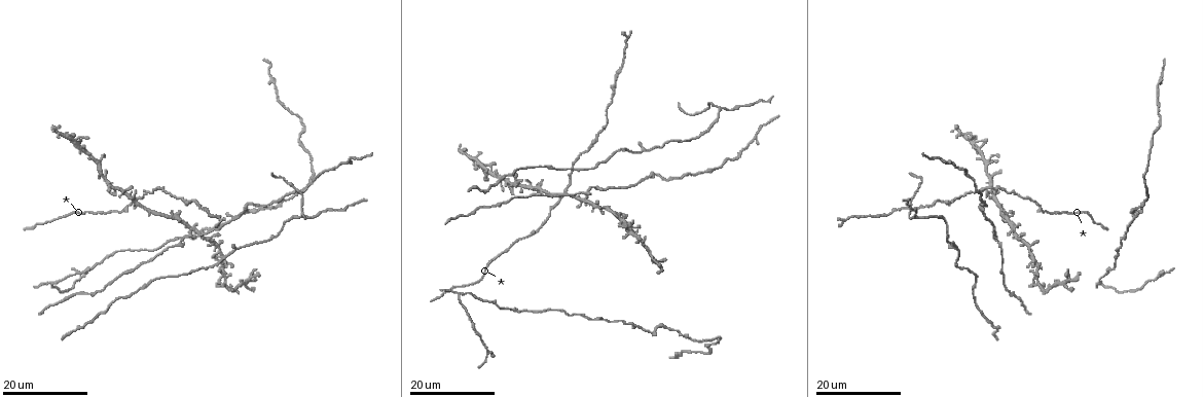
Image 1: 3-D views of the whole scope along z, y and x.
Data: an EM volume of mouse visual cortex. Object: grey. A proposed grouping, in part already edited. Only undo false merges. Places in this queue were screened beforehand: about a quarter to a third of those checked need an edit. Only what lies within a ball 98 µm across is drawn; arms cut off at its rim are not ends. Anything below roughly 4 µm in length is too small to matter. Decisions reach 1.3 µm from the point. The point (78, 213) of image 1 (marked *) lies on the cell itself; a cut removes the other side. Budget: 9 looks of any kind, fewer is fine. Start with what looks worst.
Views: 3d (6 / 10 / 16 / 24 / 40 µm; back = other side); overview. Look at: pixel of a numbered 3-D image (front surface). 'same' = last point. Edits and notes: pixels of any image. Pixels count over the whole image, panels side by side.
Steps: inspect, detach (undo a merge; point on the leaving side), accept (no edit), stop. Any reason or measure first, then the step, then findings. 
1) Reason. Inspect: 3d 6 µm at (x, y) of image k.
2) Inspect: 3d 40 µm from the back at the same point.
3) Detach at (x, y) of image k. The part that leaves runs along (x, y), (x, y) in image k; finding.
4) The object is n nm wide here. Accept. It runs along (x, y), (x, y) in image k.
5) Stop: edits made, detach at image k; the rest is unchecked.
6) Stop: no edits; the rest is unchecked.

Three-way junction. Inspect: 3d 24 µm at (192, 235) of image 1.

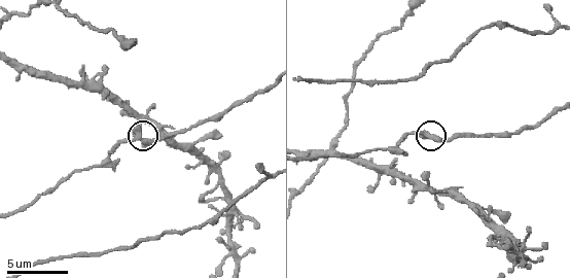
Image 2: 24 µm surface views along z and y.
Zoom in. Inspect: 3d 10 µm at (147, 140) of image 2.

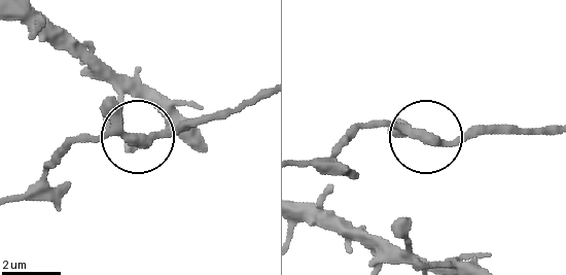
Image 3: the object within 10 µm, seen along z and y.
3 arms meet here. Accept. Continuous, no second cell.

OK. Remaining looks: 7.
Side arm on a straight run. Inspect: 3d 16 µm at (314, 216) of image 1.

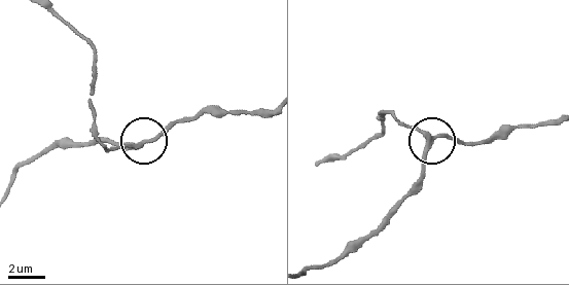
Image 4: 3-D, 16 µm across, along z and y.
Inspect: 3d 10 µm at (145, 142) of image 4.

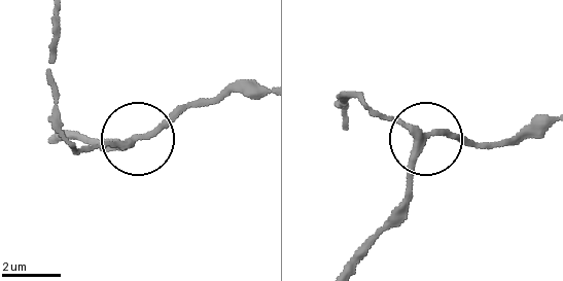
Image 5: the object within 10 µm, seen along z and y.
3 arms meet here. Accept. One cell here.

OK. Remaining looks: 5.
Looks like a crossing. Inspect: 3d 10 µm at (139, 121) of image 2.

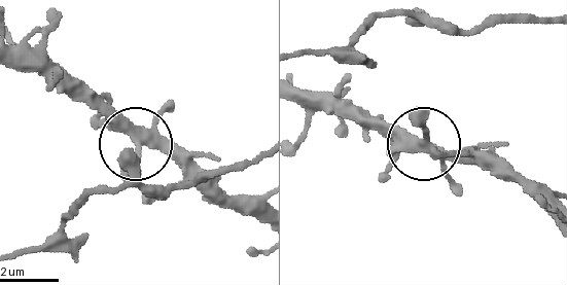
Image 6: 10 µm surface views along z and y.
Accept. One cell here.

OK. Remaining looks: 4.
Three-way junction. Inspect: 3d 16 µm at (145, 193) of image 1.

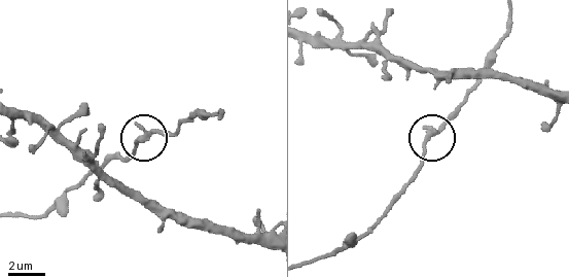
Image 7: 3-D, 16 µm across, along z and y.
Inspect: 3d 10 µm at (429, 132) of image 7.

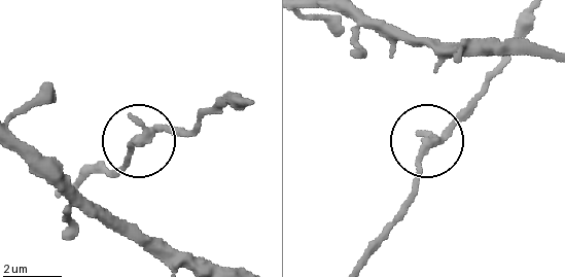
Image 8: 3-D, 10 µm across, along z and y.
The object is 220 nm wide here. Accept. It runs along (357, 263), (414, 188), (426, 144), (483, 88) in image 8; all the same cell.

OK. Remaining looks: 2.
Stop: no edits; the rest is unchecked.

